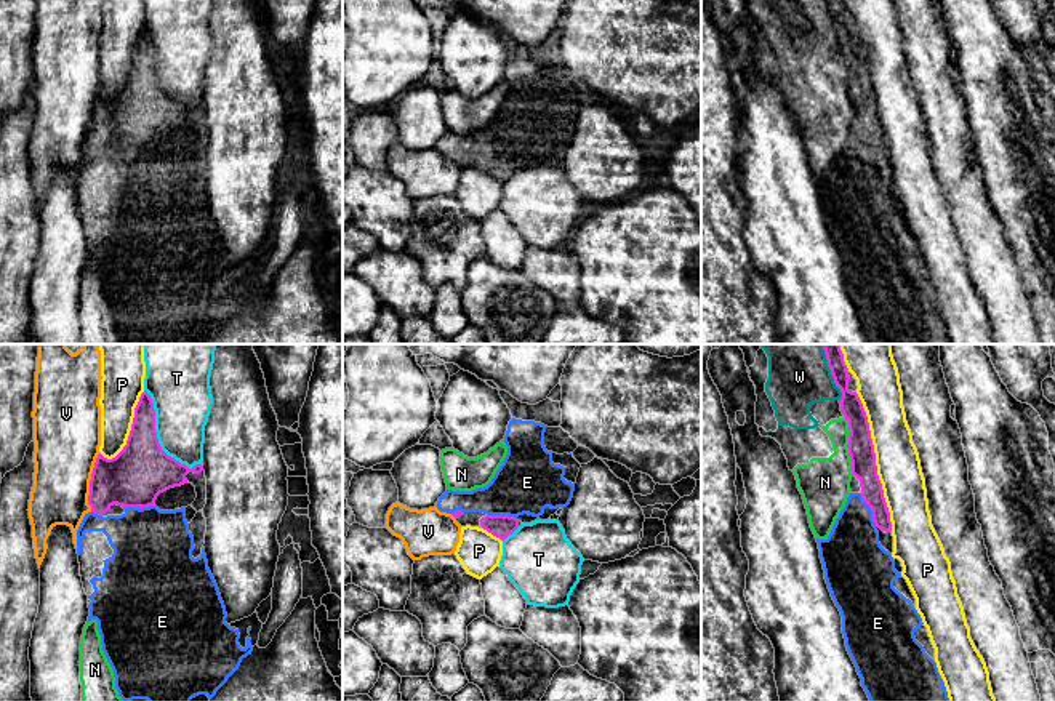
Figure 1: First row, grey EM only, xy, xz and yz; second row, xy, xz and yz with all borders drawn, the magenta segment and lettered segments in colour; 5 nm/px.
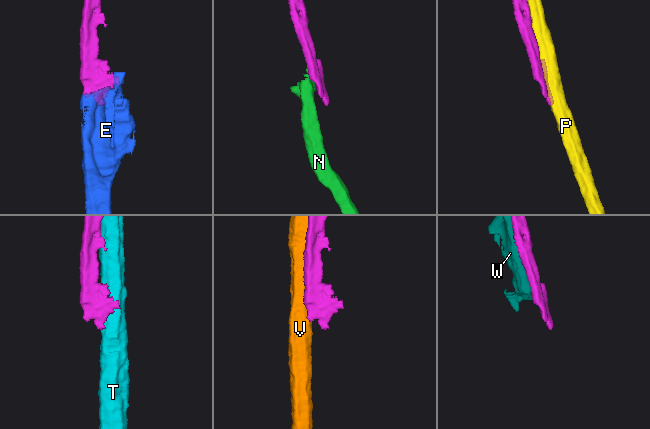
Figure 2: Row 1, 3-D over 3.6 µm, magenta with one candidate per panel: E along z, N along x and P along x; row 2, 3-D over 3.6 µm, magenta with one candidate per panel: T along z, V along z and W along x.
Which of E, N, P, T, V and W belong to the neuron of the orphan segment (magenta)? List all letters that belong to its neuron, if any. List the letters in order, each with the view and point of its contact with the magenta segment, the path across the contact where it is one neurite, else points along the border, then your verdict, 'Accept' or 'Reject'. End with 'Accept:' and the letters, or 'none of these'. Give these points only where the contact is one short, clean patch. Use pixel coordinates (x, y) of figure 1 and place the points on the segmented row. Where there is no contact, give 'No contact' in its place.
E: Touches magenta at yz (871, 509). Path across: yz (863, 461), (871, 485), (871, 509), (857, 524), (852, 554). Accept
N: Touches magenta at yz (847, 445). Reject
P: Touches magenta at yz (874, 461). Reject
T: Touches magenta at xy (157, 439). Reject
V: Touches magenta at xy (90, 482). Reject
W: Touches magenta at yz (831, 373). Reject
Accept: E

